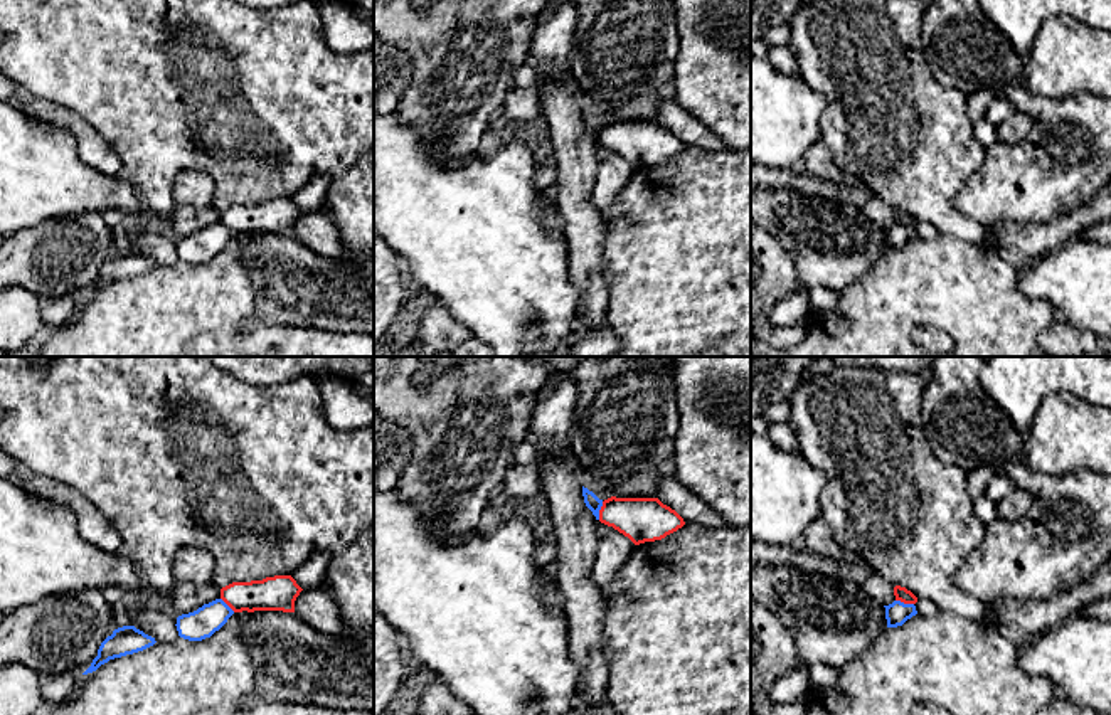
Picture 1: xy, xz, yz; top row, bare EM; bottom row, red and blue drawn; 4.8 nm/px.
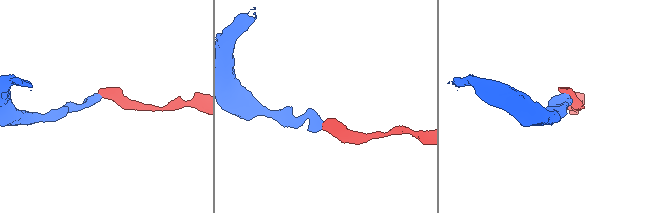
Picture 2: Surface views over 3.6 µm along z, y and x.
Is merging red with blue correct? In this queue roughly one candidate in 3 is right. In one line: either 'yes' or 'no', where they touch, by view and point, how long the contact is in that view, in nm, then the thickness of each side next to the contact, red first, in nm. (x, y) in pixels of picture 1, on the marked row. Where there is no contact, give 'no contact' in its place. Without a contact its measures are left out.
no | xz (600, 510) | 90 nm | 220/70 nm

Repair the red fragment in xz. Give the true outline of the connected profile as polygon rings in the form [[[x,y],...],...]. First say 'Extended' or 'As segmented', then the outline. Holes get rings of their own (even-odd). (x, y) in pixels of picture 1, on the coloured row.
As segmented. [[[616,498],[603,501],[599,522],[613,527],[635,545],[662,540],[685,525],[683,518],[658,498]]]

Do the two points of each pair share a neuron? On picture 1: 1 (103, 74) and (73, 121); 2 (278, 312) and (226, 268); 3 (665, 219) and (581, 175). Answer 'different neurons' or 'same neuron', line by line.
1: different neurons
2: different neurons
3: different neurons

